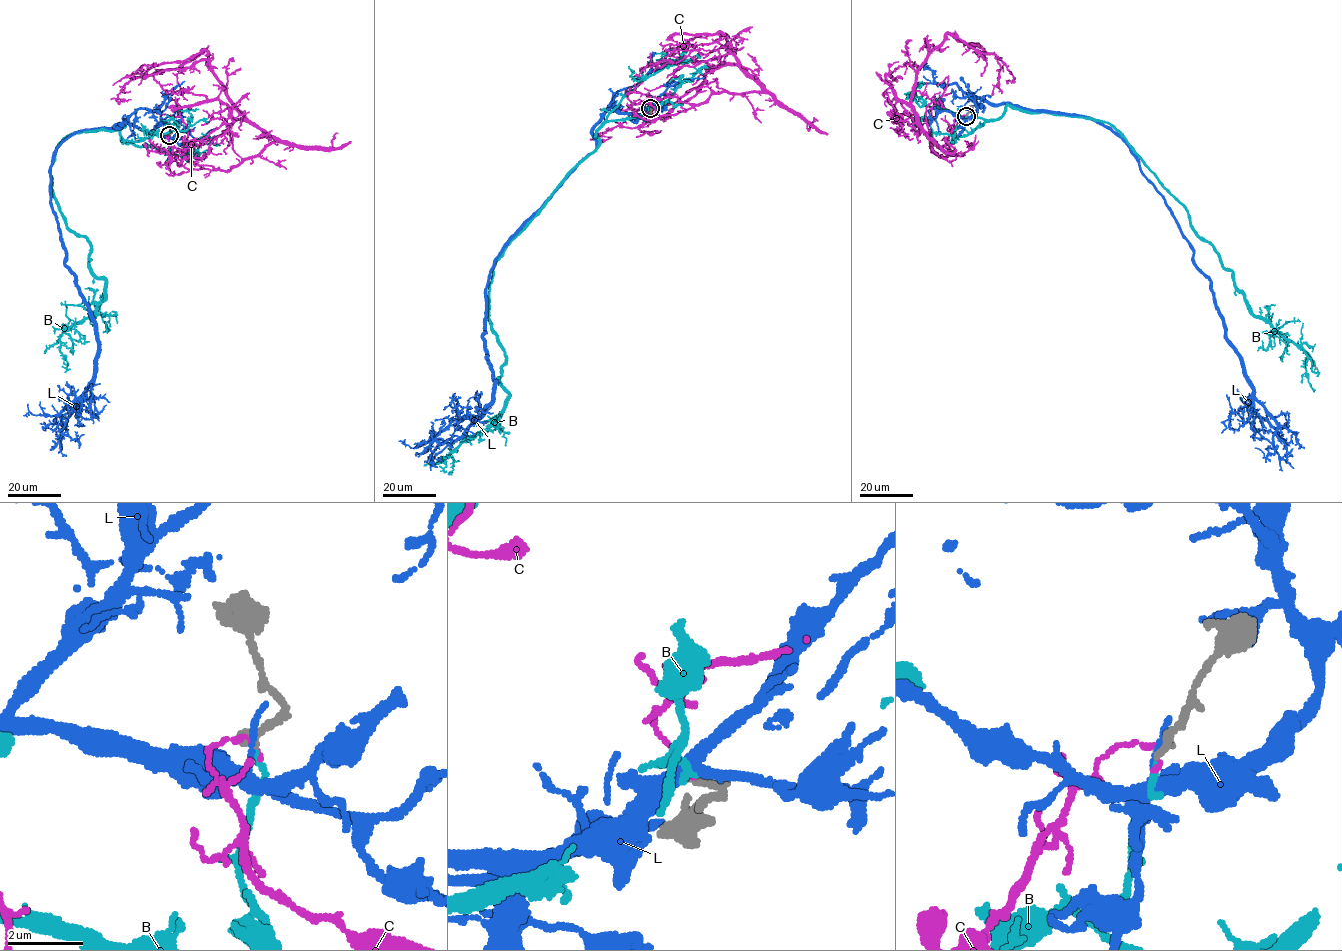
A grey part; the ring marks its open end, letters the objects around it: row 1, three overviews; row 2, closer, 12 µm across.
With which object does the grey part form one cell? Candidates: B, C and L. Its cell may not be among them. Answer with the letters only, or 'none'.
B

